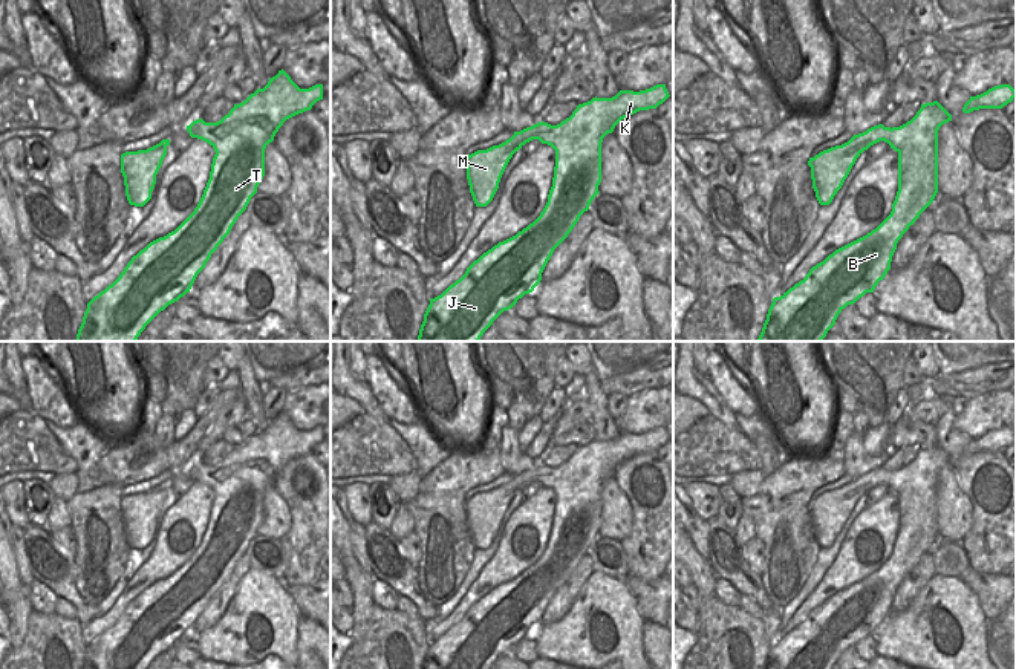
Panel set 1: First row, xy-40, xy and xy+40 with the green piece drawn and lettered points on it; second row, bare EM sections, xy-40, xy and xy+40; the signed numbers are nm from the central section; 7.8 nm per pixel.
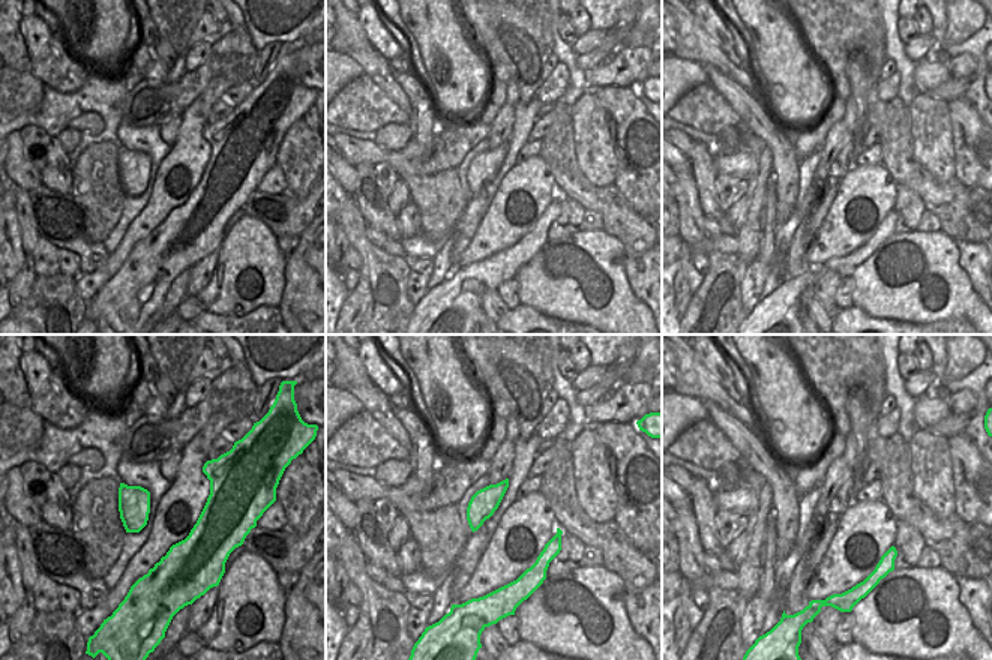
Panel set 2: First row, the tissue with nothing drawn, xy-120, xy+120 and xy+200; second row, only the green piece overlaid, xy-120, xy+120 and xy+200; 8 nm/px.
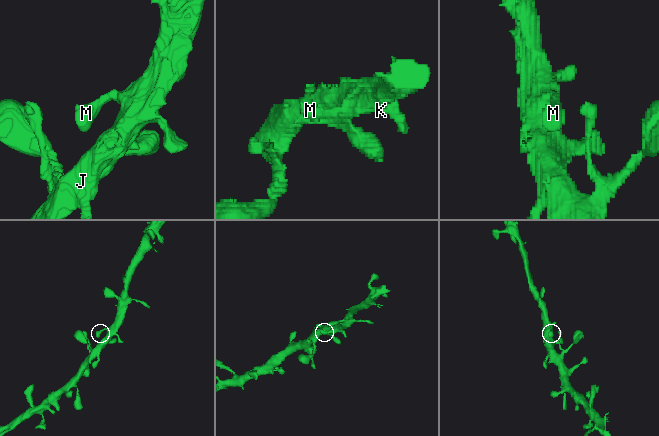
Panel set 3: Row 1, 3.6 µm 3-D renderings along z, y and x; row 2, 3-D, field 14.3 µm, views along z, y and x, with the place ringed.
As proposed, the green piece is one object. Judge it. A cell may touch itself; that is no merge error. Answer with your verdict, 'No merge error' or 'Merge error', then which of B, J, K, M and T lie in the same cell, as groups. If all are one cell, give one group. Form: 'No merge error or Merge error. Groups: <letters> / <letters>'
No merge error. Groups: B J K M T.

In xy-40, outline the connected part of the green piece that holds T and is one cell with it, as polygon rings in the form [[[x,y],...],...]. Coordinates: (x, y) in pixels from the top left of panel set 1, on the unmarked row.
[[[282,412],[263,432],[234,447],[220,464],[205,465],[200,461],[187,468],[191,481],[208,485],[216,494],[197,550],[174,574],[150,585],[132,600],[119,620],[87,646],[81,669],[147,669],[168,648],[190,635],[197,617],[257,536],[265,519],[266,488],[286,462],[311,453],[320,442],[323,427],[300,432]]]

